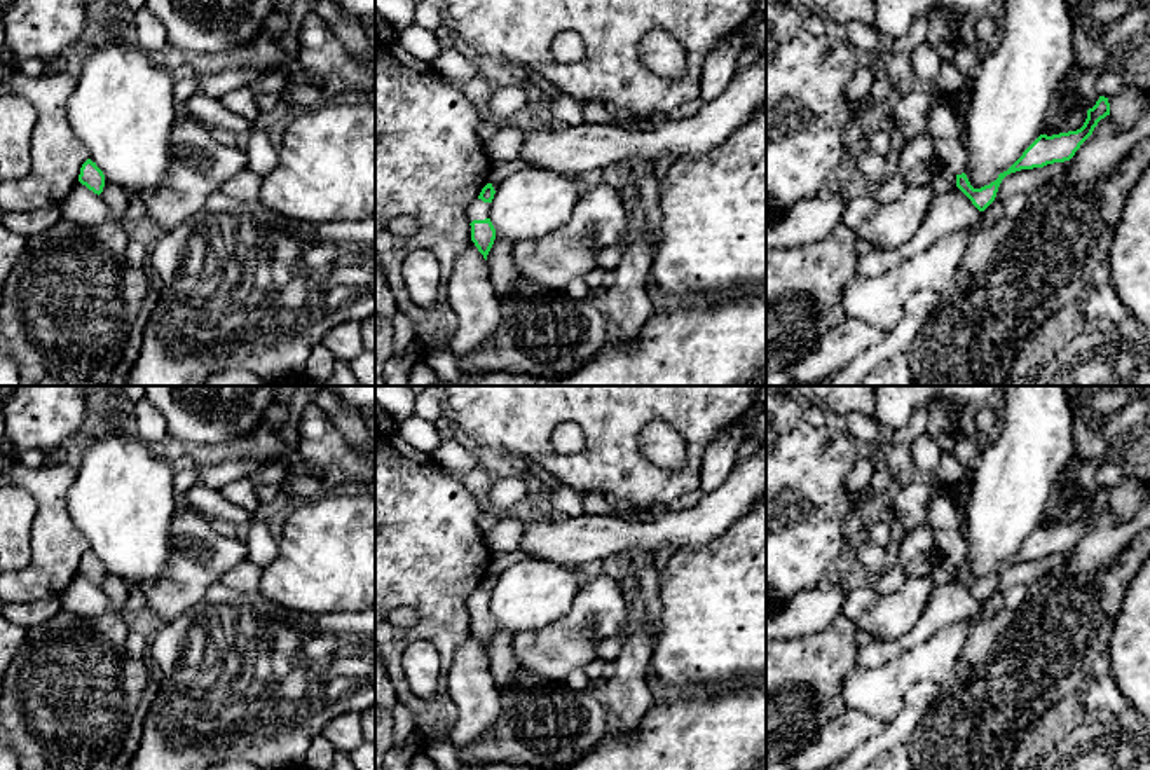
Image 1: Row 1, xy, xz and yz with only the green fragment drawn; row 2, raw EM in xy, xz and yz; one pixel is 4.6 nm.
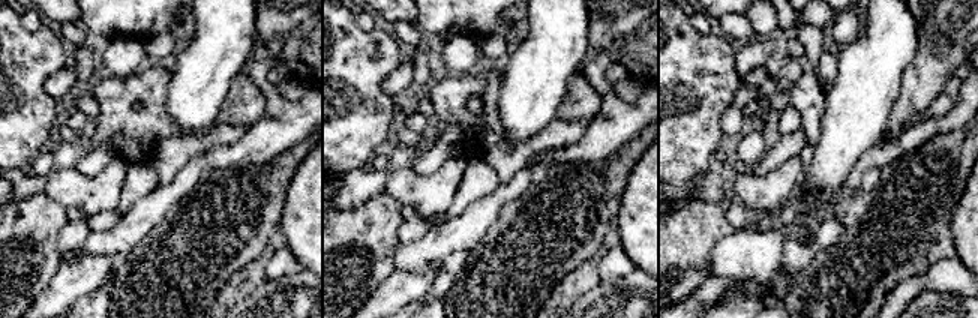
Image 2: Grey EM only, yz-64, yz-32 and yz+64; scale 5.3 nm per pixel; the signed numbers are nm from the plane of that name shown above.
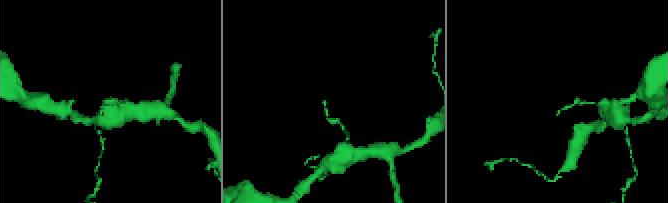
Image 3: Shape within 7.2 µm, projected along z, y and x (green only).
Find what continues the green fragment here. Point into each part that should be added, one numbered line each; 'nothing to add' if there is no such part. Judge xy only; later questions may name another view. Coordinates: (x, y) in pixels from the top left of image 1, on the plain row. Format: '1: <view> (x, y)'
nothing to add

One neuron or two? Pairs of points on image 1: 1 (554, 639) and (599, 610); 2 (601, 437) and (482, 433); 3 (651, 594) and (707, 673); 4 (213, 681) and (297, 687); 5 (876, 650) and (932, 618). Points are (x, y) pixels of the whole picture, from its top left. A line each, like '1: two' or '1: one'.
1: one
2: one
3: two
4: one
5: one

